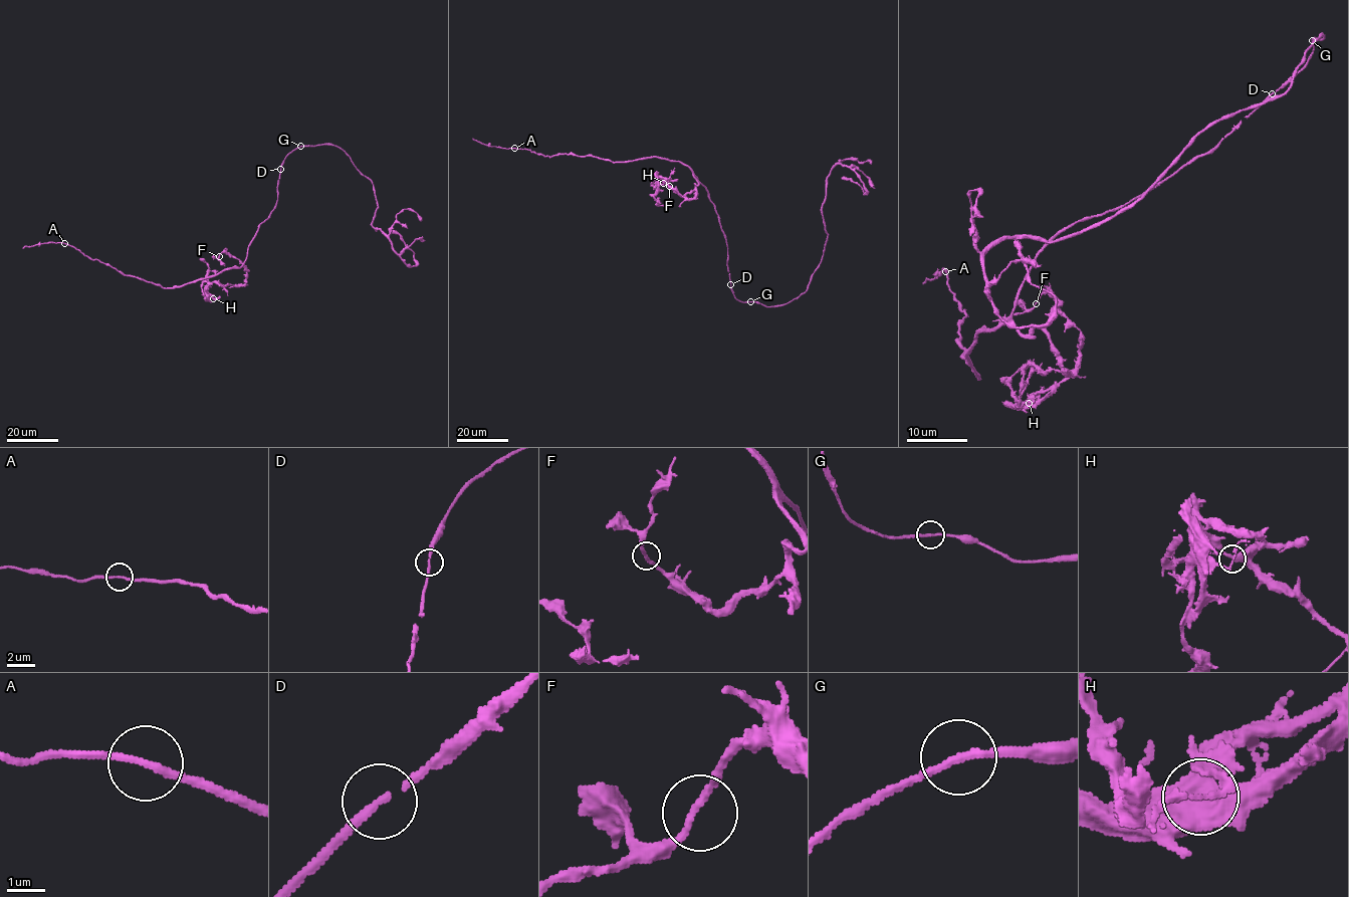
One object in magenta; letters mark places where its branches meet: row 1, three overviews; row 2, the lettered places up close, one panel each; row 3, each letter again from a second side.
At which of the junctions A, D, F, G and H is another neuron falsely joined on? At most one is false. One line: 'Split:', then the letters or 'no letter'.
Split: no letter

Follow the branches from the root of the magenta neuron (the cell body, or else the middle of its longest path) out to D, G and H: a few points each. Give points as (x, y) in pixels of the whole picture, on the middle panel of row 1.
D: (728, 271), (730, 284)
G: (728, 271), (734, 296), (741, 301), (751, 301)
H: (728, 271), (725, 235), (706, 189), (695, 176), (696, 196), (686, 199), (657, 175), (665, 179), (663, 183)

